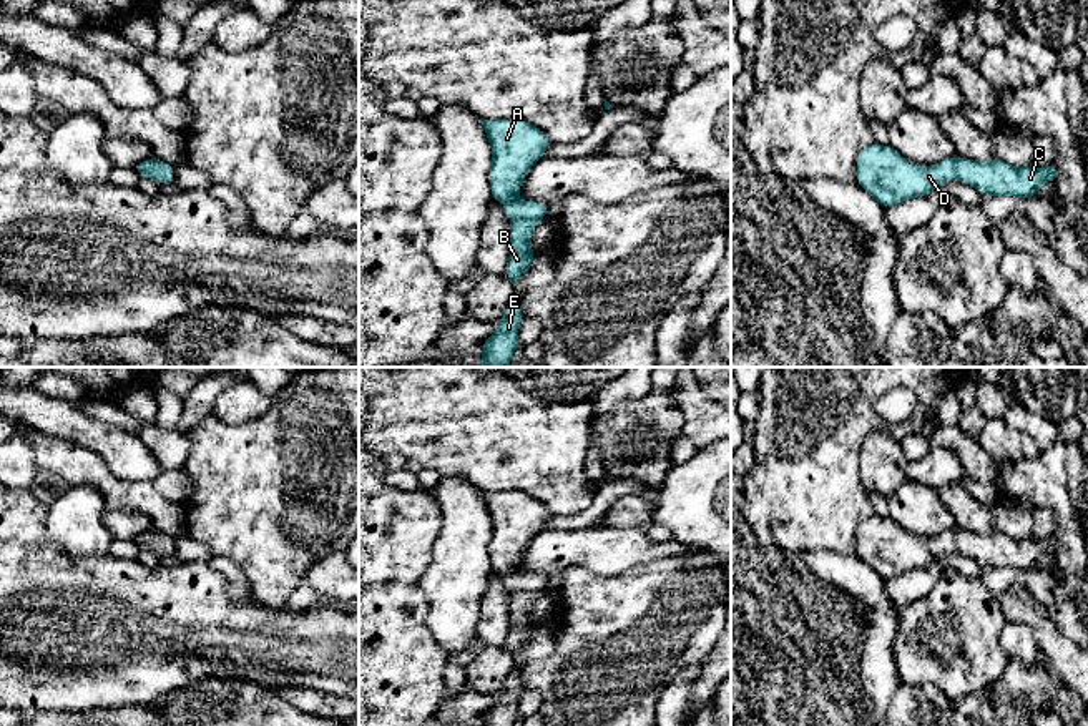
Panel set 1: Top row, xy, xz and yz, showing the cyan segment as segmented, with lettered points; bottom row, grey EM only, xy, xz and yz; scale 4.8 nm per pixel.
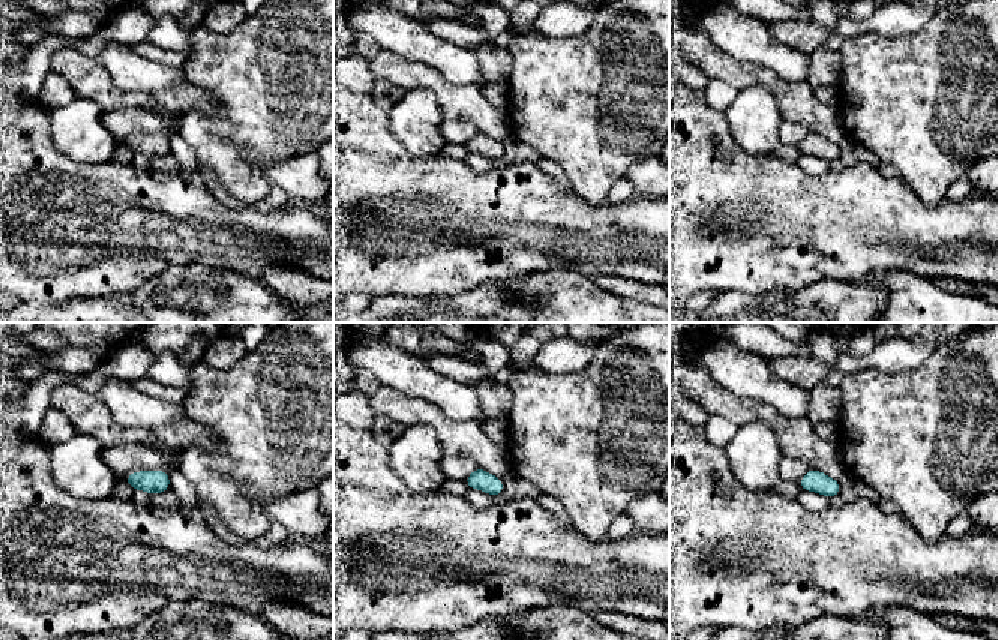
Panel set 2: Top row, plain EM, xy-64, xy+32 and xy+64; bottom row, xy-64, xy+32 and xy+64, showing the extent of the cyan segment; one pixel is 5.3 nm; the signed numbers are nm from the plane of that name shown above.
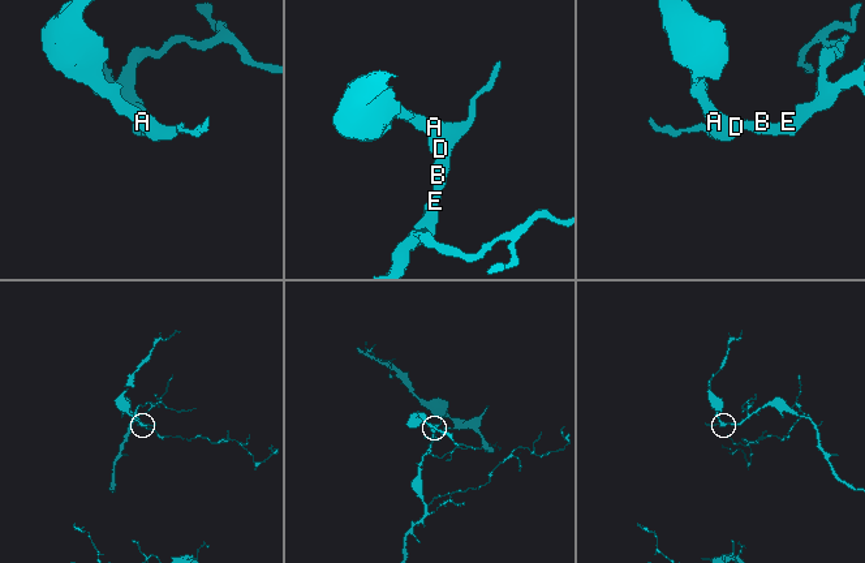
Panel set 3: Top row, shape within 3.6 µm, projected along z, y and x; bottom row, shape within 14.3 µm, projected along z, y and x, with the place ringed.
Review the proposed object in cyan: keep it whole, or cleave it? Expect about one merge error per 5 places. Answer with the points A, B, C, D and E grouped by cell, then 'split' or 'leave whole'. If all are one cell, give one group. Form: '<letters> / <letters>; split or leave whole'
A B C D E; leave whole

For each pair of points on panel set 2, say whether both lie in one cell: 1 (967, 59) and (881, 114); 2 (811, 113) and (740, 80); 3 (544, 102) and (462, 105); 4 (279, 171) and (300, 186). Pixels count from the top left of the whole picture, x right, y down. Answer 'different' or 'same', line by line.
1: same
2: same
3: different
4: same

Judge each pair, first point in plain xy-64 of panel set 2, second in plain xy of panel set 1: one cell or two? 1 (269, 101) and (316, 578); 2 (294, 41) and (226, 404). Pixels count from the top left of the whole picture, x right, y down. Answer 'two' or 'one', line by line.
1: two
2: two

